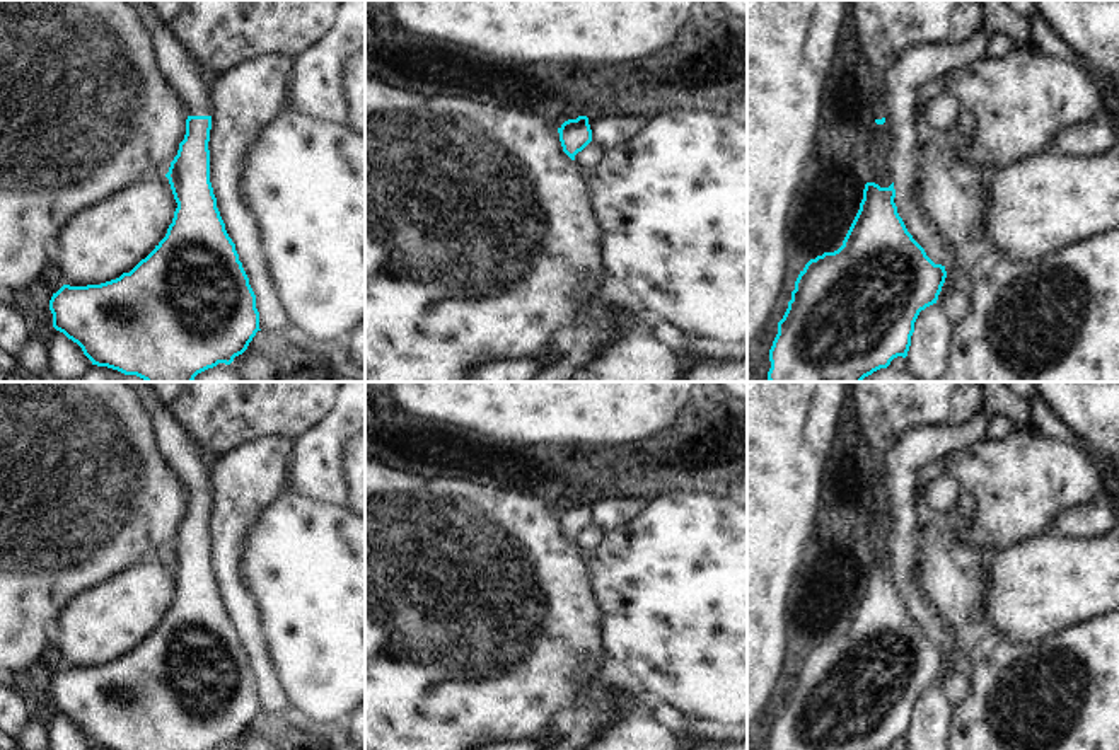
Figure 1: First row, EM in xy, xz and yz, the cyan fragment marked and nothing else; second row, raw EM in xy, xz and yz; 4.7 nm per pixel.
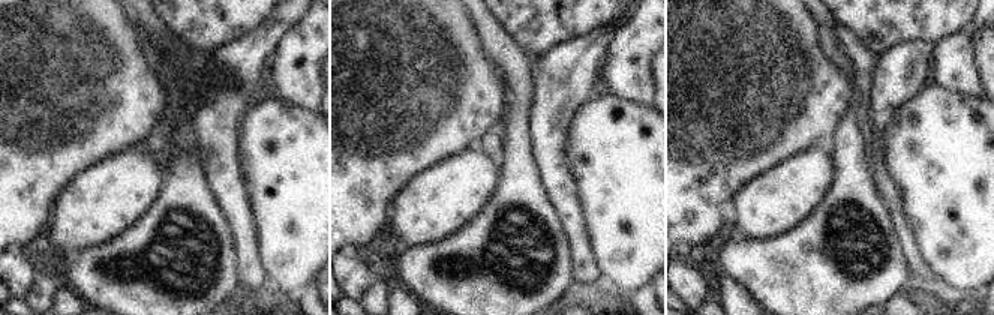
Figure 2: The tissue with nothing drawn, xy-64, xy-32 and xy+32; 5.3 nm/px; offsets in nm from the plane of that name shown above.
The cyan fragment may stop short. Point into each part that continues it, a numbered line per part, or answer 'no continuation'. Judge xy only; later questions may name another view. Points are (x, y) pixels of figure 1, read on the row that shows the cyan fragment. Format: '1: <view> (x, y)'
no continuation

